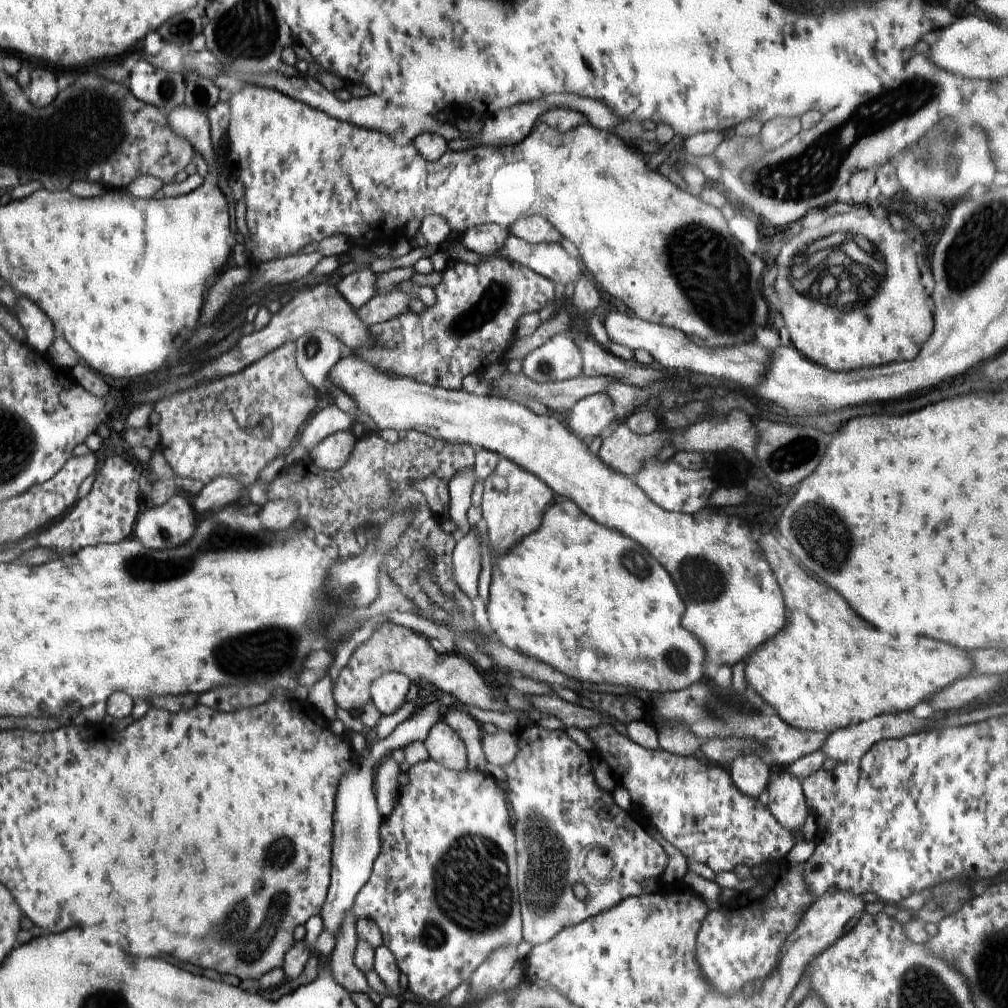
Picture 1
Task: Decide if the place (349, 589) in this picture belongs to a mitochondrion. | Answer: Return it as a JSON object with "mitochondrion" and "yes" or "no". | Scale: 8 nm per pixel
{"mitochondrion":"yes"}

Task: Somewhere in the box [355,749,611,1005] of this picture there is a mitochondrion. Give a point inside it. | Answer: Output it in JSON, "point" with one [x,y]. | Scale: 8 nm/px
{"point":[469,880]}

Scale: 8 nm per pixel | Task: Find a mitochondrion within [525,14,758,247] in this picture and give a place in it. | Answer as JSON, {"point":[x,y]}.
{"point":[745,149]}

